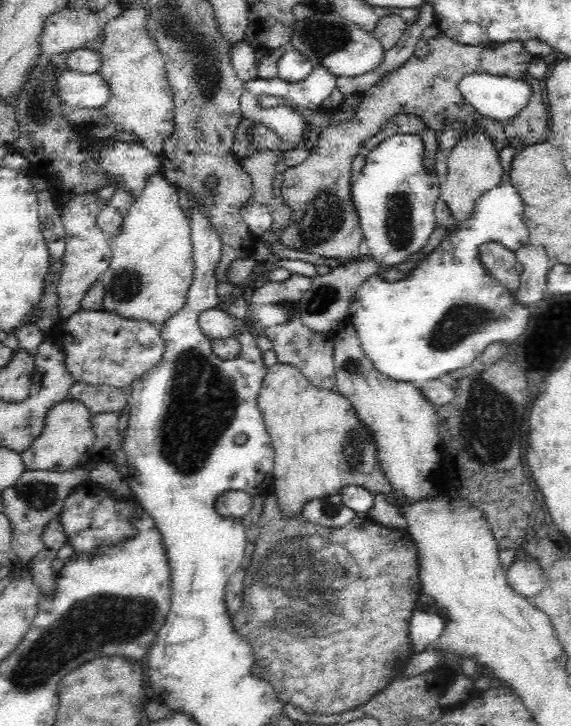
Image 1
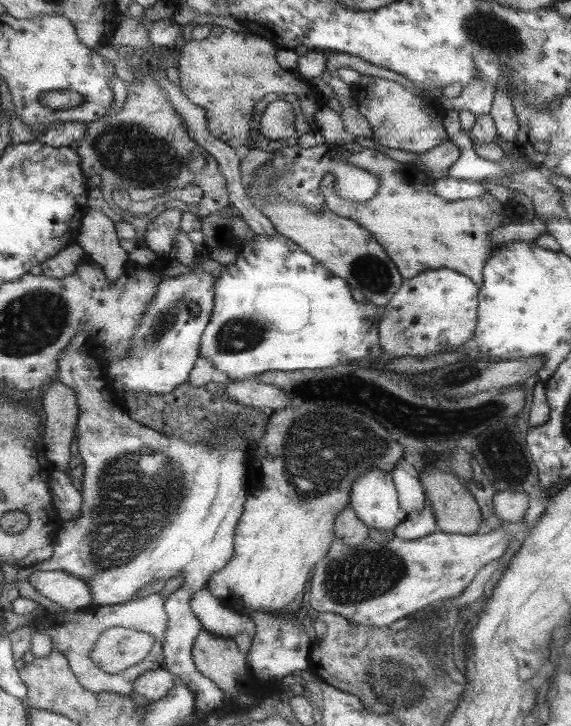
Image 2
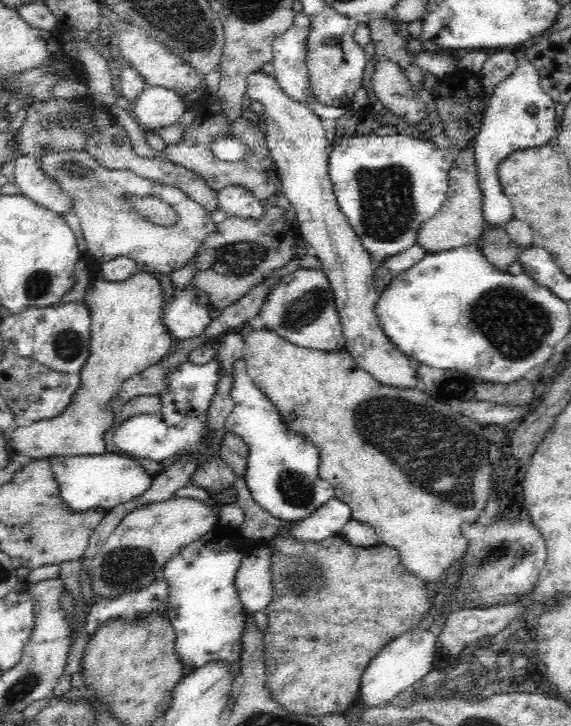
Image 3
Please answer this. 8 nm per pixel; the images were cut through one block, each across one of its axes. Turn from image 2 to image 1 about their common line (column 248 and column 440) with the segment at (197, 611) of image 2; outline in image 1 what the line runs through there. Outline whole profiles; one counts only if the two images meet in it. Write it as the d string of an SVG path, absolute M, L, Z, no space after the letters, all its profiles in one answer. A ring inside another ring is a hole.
M415 609L408 628L412 654L421 653L428 646L434 644L442 634L445 621L444 617L438 617L436 614Z

